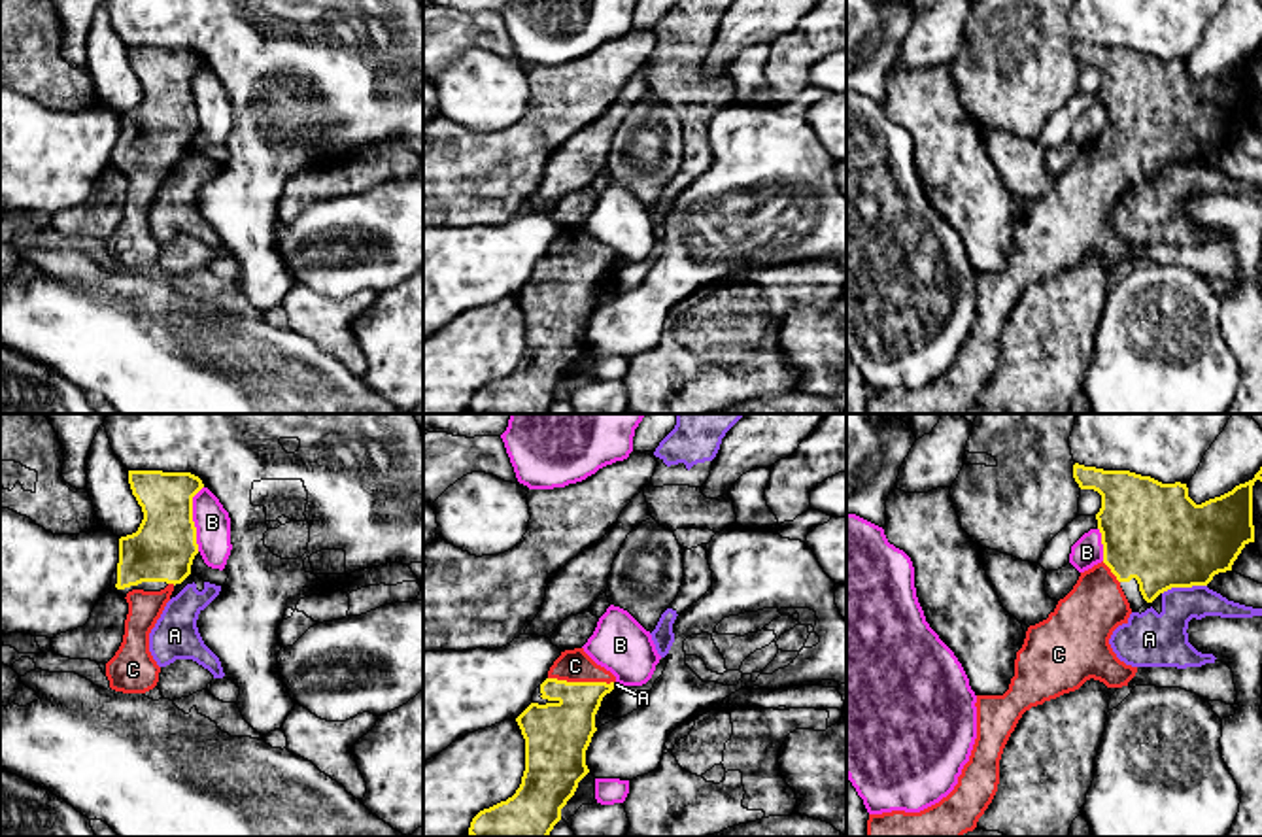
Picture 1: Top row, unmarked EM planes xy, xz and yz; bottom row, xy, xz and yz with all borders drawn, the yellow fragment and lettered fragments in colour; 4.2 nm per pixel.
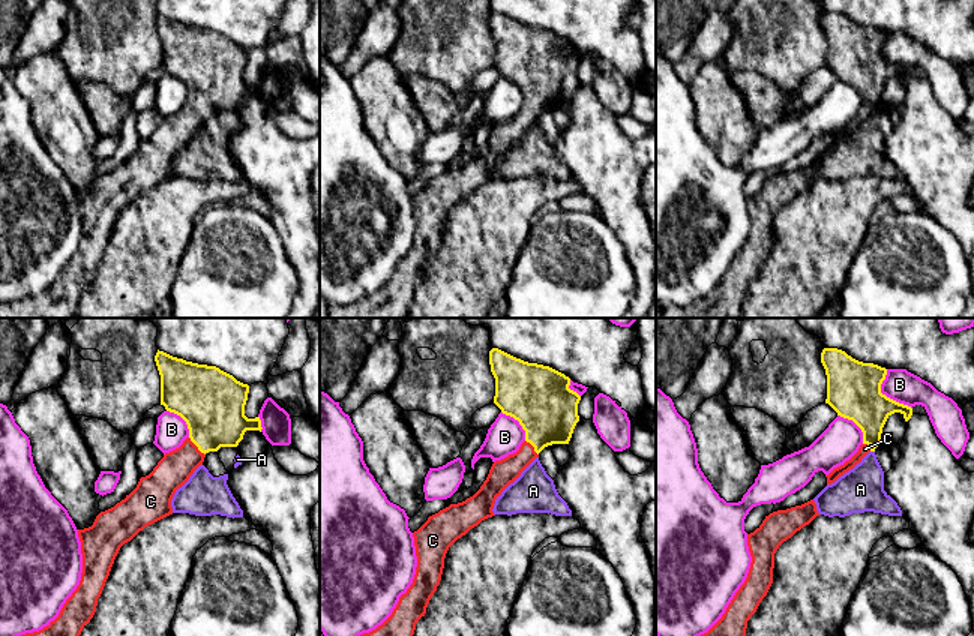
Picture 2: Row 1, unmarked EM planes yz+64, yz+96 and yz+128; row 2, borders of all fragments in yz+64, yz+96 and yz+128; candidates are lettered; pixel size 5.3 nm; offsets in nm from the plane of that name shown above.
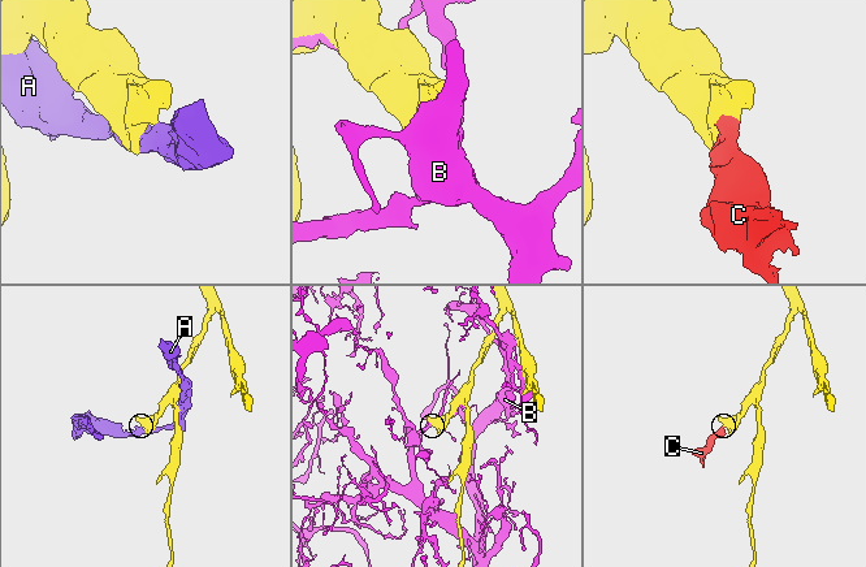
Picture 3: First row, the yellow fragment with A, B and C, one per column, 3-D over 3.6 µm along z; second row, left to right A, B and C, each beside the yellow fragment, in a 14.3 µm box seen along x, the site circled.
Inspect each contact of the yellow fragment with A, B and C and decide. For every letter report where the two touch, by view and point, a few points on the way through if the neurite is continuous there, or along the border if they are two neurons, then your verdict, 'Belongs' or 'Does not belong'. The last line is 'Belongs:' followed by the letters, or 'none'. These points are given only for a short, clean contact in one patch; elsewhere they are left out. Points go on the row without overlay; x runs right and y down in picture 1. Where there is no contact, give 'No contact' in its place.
A: Touches yellow at yz (1183, 163). Does not belong
B: Touches yellow at xy (191, 95). Does not belong
C: Touches yellow at xz (582, 259). Belongs
Belongs: C

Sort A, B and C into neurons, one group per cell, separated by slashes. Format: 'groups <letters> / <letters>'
groups A / B / C

